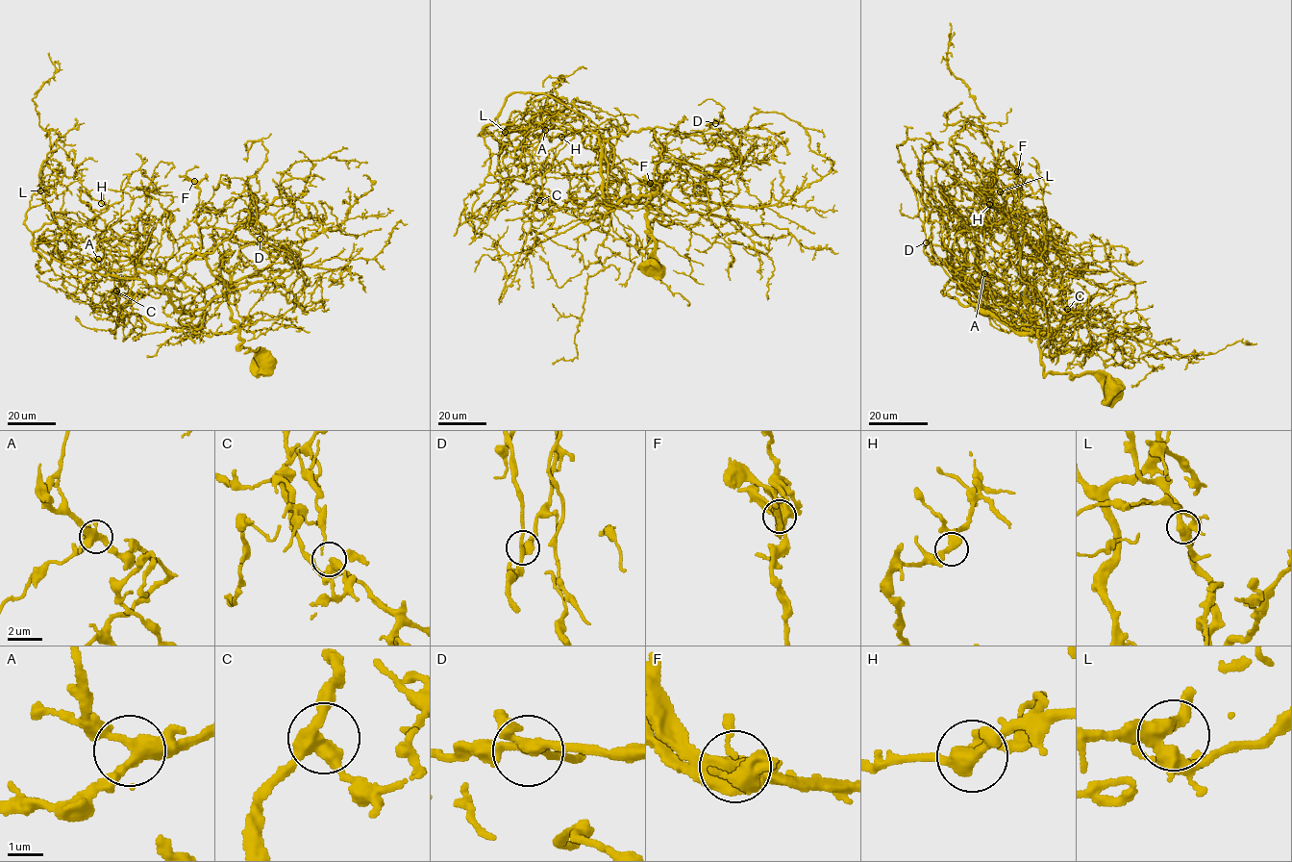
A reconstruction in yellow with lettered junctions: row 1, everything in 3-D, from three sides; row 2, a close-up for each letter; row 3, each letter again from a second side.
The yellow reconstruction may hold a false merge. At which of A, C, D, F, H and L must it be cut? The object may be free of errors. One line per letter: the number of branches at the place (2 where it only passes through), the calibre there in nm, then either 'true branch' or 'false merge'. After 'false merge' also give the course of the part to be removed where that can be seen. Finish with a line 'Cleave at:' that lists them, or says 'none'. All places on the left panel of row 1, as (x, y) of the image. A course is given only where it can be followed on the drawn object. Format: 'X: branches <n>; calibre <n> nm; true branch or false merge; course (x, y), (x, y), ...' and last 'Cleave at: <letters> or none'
A: branches 4; calibre 360 nm; true branch
C: branches 4; calibre 360 nm; true branch
D: branches 4; calibre 200 nm; true branch
F: branches 4; calibre 600 nm; false merge; course (194, 181), (199, 182), (207, 175)
H: branches 4; calibre 320 nm; true branch
L: branches 4; calibre 360 nm; true branch
Cleave at: F

